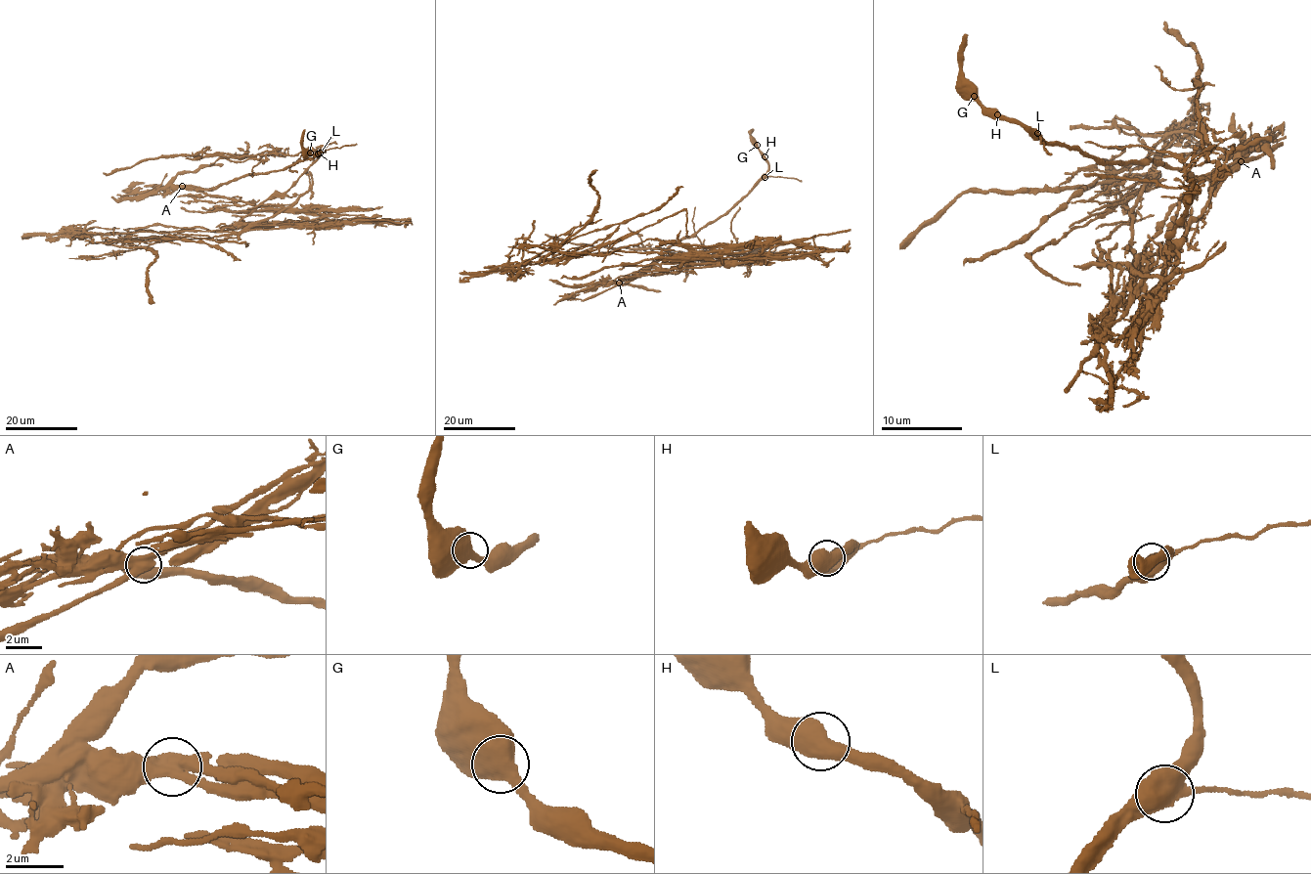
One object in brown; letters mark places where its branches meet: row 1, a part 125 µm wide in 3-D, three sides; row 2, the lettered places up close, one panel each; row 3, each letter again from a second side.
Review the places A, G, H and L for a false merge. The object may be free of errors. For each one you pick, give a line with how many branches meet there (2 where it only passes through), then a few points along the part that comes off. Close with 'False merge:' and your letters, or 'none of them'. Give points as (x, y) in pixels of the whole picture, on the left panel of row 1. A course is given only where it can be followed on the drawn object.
A: Branches: 3. Course of the part to remove: (182, 186), (248, 201), (259, 205), (258, 210), (289, 189), (318, 155), (310, 151), (171, 154), (103, 173)
False merge: A

